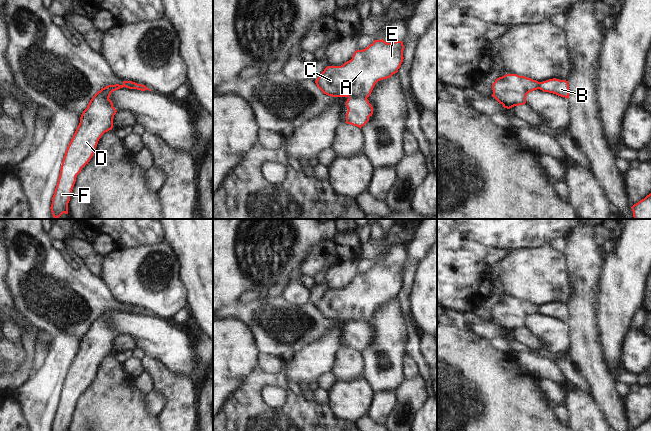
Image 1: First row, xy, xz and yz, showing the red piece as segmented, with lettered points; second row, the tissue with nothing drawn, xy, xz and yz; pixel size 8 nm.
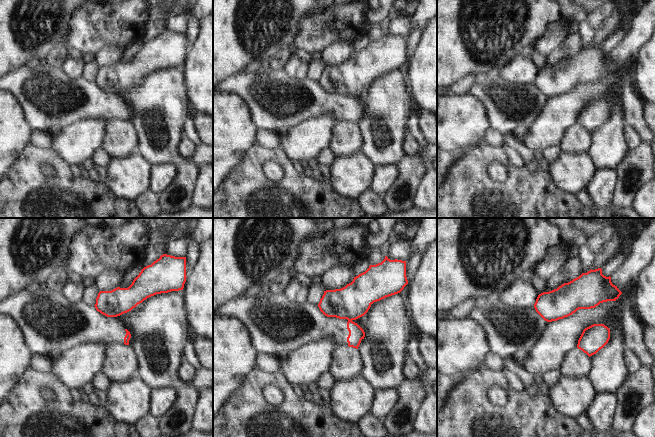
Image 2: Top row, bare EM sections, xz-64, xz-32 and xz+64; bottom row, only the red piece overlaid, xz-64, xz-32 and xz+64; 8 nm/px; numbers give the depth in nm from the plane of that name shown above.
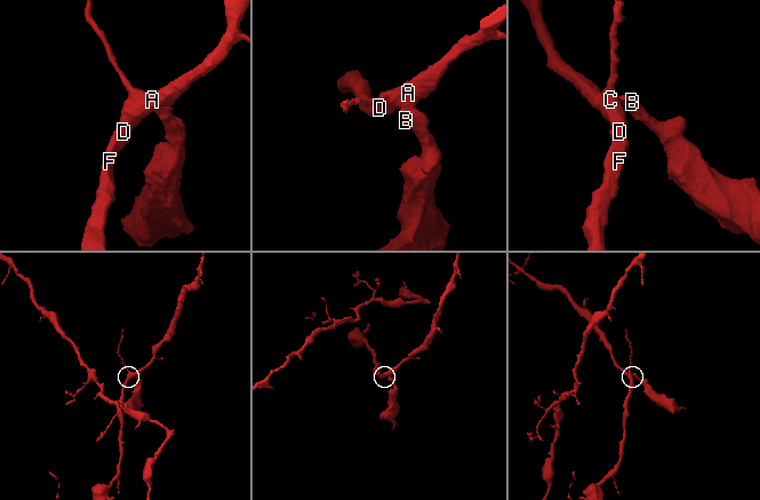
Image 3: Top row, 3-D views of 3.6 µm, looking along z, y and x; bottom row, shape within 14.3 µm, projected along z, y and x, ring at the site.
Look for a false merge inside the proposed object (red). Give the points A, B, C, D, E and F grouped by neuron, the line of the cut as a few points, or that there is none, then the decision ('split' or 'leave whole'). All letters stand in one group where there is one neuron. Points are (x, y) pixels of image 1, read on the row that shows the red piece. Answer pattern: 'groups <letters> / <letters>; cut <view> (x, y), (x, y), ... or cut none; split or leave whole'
groups A C D E F / B; cut xz (348, 96), (363, 96), (366, 98); split

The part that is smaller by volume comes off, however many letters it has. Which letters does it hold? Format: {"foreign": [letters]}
{"foreign": ["B"]}

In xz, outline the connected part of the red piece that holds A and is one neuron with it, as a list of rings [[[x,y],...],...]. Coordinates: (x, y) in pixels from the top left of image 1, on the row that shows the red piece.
[[[383,39],[374,40],[365,49],[356,50],[352,55],[352,59],[343,65],[327,66],[315,83],[328,96],[350,98],[364,96],[368,98],[378,81],[390,78],[398,72],[404,59],[403,50],[404,45],[402,41],[387,43]]]

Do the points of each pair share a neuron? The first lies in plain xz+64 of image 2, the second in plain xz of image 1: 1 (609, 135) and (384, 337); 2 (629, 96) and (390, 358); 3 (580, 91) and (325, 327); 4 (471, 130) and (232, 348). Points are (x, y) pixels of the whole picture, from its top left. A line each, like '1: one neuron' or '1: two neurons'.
1: one neuron
2: two neurons
3: two neurons
4: one neuron

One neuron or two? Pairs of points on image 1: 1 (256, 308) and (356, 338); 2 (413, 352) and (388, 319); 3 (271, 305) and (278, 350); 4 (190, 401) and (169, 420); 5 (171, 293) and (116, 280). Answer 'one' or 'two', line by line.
1: one
2: two
3: one
4: one
5: one

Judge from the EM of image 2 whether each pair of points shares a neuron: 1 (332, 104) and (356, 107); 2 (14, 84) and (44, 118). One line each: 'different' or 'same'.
1: same
2: same

